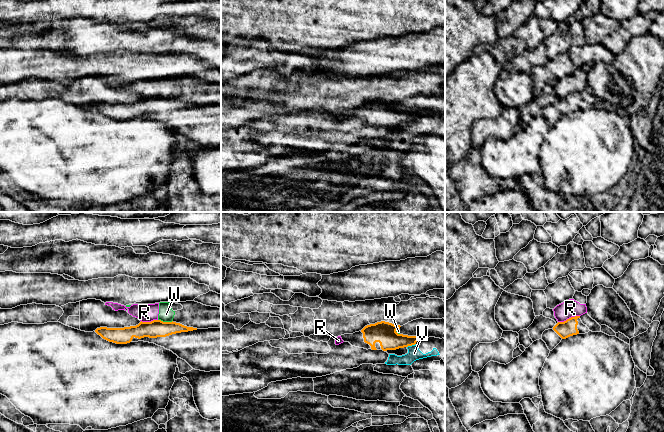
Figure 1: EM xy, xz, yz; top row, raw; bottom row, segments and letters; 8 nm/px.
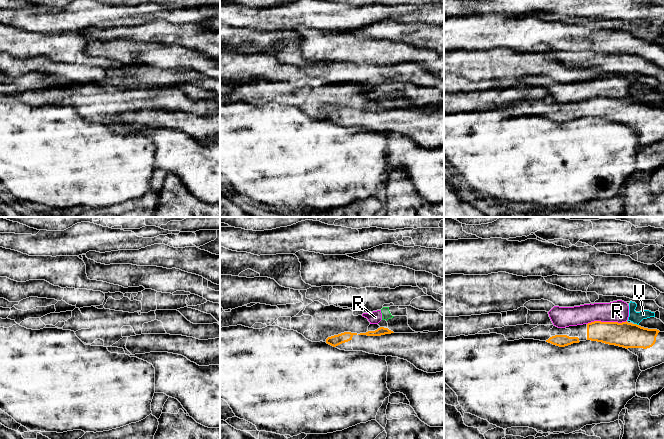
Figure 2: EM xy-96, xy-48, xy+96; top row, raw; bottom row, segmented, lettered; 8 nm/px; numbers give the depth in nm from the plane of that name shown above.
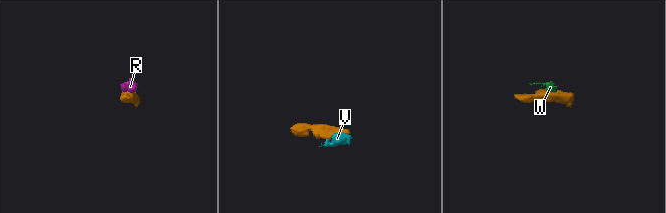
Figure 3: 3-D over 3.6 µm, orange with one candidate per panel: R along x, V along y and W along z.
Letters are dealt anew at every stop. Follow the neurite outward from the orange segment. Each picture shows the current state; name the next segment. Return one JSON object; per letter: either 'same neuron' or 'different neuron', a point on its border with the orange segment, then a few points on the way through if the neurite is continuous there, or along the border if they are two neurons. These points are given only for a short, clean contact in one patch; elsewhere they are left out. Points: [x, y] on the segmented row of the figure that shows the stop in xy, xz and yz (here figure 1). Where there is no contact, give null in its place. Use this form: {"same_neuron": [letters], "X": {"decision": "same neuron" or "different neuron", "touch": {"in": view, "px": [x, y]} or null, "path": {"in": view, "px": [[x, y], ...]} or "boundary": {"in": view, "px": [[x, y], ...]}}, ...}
{"same_neuron": [], "R": {"decision": "different neuron", "touch": {"in": "yz", "px": [569, 318]}, "boundary": {"in": "yz", "px": [[579, 315], [558, 322]]}}, "V": {"decision": "different neuron", "touch": {"in": "xz", "px": [411, 345]}, "boundary": {"in": "xz", "px": [[415, 343], [407, 347]]}}, "W": {"decision": "different neuron", "touch": {"in": "xy", "px": [165, 322]}, "boundary": {"in": "xy", "px": [[158, 319], [172, 321]]}}}

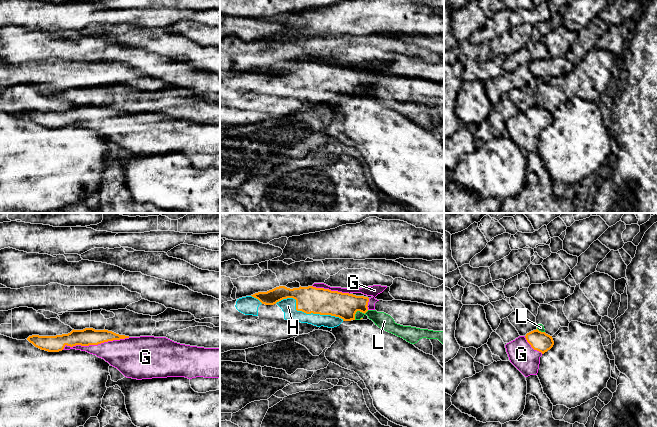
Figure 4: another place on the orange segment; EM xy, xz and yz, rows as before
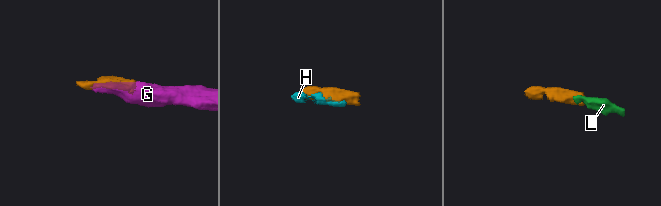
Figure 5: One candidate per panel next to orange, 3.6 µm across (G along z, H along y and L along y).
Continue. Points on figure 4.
{"same_neuron": ["G", "H"], "G": {"decision": "same neuron", "touch": {"in": "xy", "px": [95, 344]}}, "H": {"decision": "same neuron", "touch": {"in": "xz", "px": [305, 312]}}, "L": {"decision": "different neuron", "touch": {"in": "xz", "px": [358, 310]}, "boundary": {"in": "xz", "px": [[368, 310], [364, 313], [357, 311], [354, 319]]}}}

